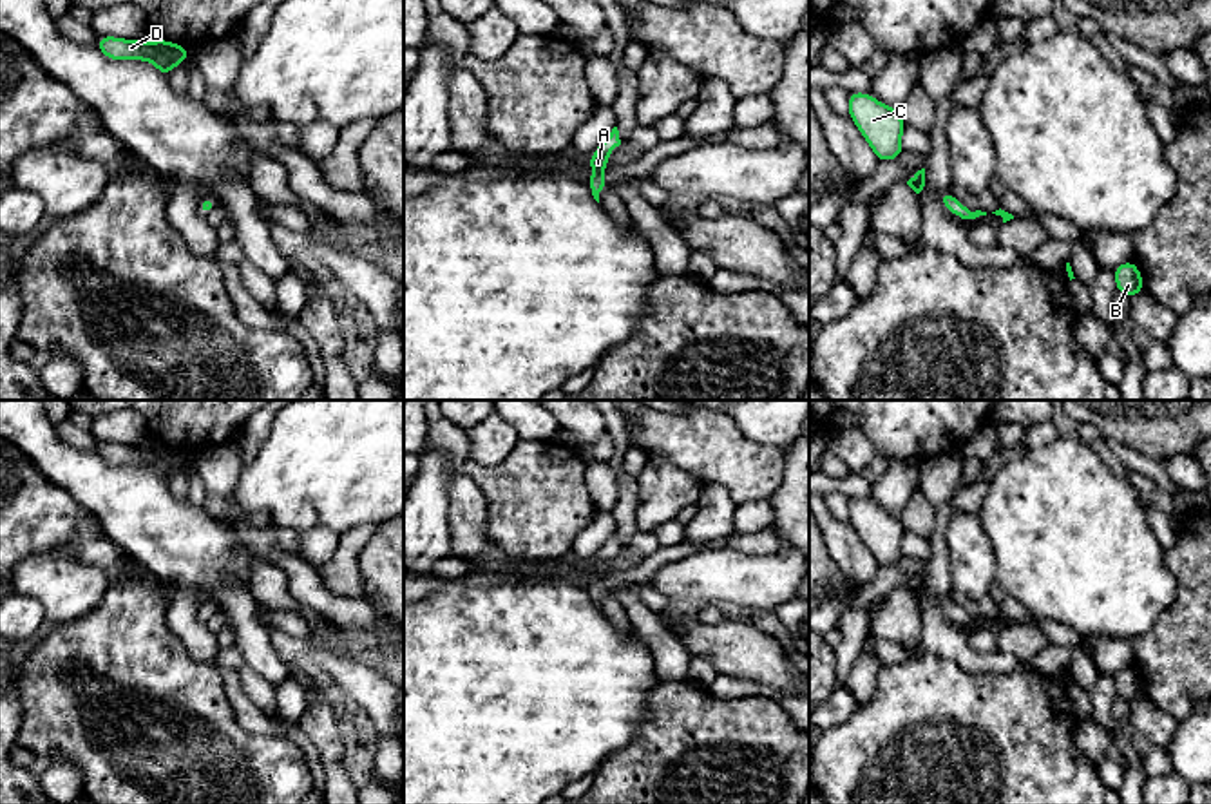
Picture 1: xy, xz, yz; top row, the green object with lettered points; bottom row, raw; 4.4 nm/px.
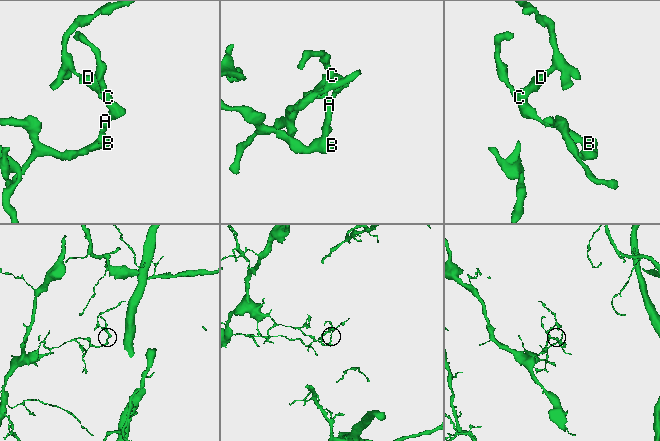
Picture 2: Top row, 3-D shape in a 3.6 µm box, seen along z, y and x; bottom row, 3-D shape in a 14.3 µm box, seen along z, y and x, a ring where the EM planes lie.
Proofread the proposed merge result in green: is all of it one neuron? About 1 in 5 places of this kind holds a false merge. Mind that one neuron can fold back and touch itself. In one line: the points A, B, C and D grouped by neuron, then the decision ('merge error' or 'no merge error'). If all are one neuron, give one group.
groups A B C D; no merge error

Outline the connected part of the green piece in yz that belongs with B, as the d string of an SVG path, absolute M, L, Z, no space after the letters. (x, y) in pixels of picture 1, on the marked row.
M1133 261L1119 264L1113 275L1117 290L1120 290L1126 299L1144 292L1140 272Z

